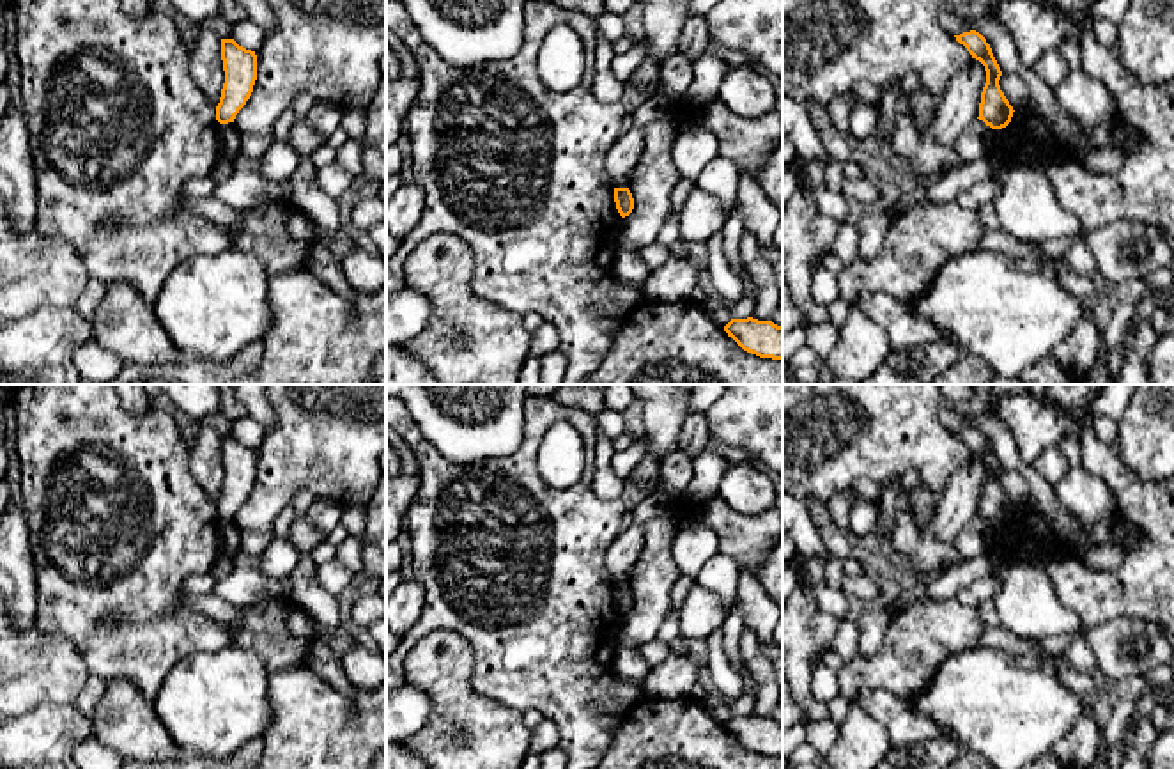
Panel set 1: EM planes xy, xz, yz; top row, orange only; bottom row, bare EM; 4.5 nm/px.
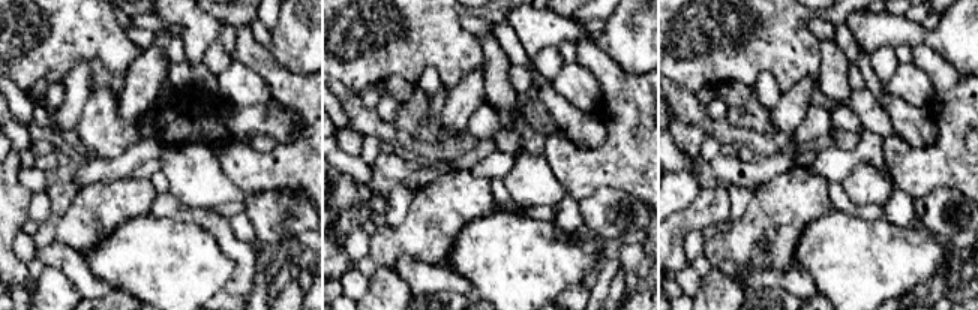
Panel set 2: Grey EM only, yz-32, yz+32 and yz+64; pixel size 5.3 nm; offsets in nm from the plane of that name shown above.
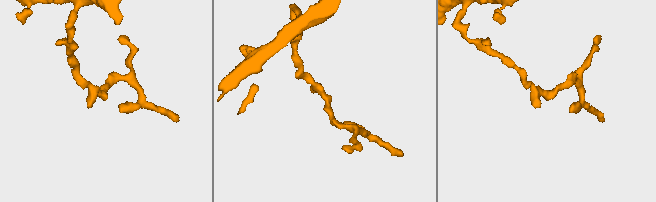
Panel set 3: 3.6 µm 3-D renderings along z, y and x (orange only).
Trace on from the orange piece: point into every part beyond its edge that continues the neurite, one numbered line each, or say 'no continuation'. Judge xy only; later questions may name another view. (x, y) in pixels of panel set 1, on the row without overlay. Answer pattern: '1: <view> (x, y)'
no continuation

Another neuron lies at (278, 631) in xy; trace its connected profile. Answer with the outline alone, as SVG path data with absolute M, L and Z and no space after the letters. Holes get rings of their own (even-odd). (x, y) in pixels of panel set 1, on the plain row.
M290 597L262 601L241 610L237 627L227 629L230 643L253 650L269 675L308 664L313 643L324 636L336 659L358 643L347 625L322 631L319 622Z

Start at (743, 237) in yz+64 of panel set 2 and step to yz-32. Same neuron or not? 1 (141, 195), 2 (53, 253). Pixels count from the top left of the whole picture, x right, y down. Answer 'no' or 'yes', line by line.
1: yes
2: no

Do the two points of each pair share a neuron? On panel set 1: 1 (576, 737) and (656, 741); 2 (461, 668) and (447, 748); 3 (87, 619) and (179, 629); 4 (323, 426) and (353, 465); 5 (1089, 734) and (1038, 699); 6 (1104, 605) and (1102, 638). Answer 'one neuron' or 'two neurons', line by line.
1: two neurons
2: one neuron
3: one neuron
4: one neuron
5: two neurons
6: two neurons

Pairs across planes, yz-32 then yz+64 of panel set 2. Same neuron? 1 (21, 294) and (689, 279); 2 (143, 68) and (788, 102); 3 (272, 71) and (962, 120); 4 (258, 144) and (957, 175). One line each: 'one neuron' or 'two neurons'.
1: one neuron
2: one neuron
3: one neuron
4: two neurons

